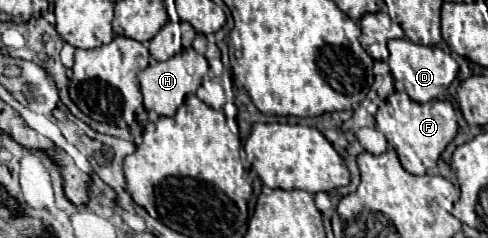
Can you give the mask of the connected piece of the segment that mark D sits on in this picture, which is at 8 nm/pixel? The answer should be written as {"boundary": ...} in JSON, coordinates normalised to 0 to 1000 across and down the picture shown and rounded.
{"boundary":[[[803,164],[795,172],[795,214],[799,214],[799,290],[807,332],[824,340],[832,391],[857,433],[893,416],[906,382],[918,374],[918,357],[939,315],[939,265],[930,256],[930,239],[910,223],[898,197],[852,189],[852,181],[840,181],[836,164]]]}

